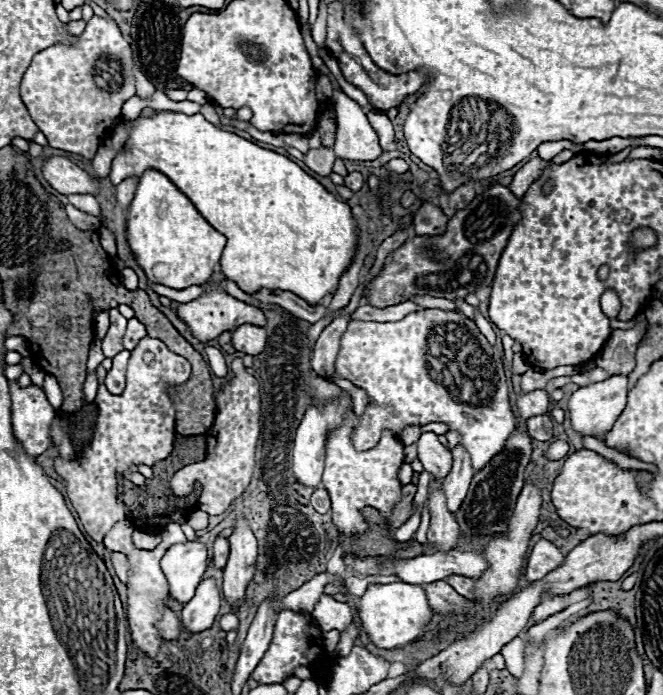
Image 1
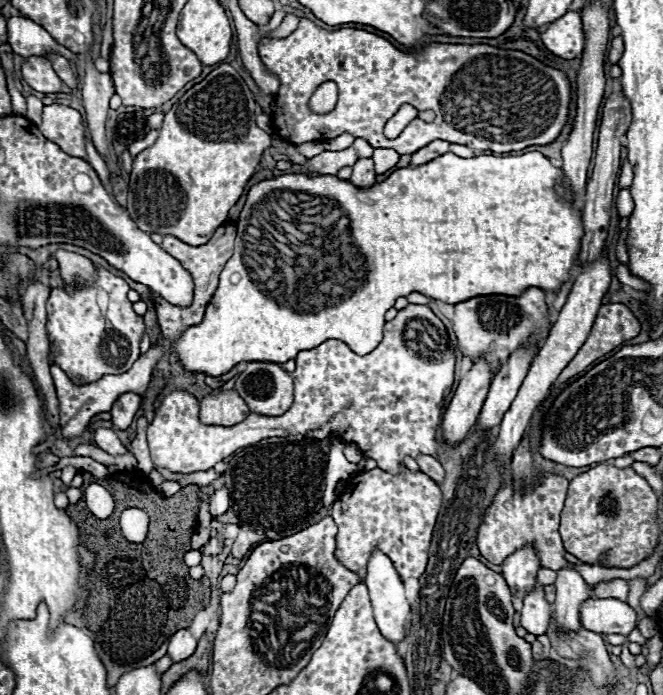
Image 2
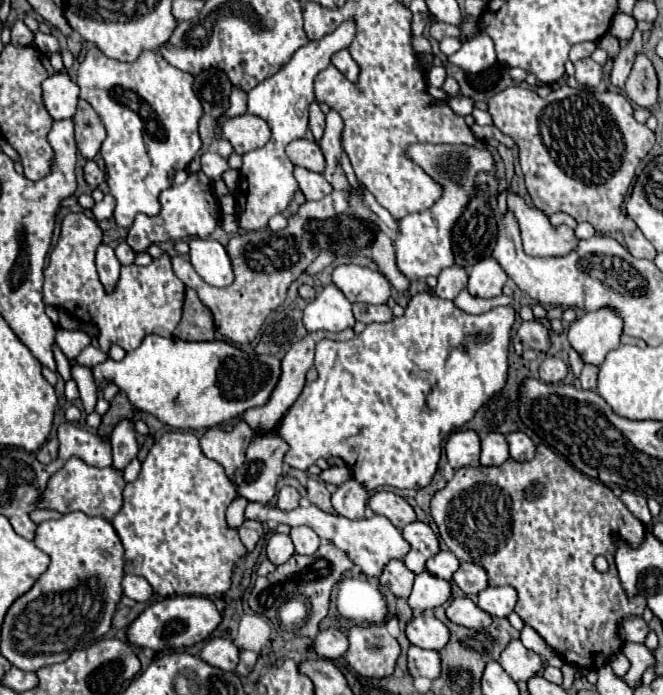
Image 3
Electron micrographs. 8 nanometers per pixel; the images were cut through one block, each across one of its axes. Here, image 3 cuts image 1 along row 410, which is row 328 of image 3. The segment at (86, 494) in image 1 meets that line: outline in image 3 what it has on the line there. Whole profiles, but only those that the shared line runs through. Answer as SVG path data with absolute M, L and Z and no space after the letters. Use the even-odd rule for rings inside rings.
M68 214L64 218L60 242L52 250L48 268L44 270L44 302L58 310L64 308L70 316L78 316L78 320L96 324L102 352L108 352L112 344L118 344L126 352L130 352L140 346L146 334L170 338L182 316L186 288L182 280L174 274L170 256L164 254L150 266L122 266L116 288L106 292L102 282L98 280L95 264L100 238L102 230L96 220L84 214Z

